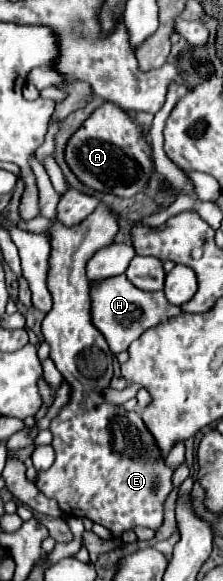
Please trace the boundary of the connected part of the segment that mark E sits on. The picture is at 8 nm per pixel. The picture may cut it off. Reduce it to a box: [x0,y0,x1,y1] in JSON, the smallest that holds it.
[16,204,173,540]

